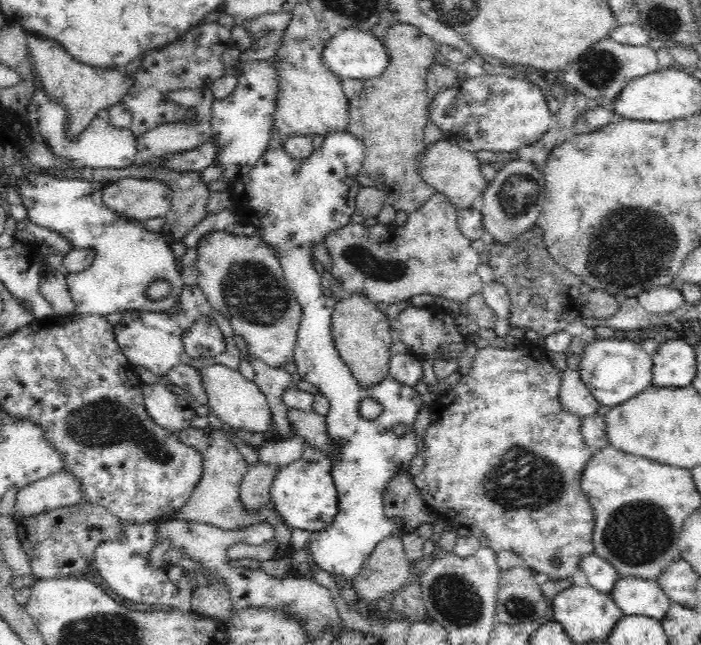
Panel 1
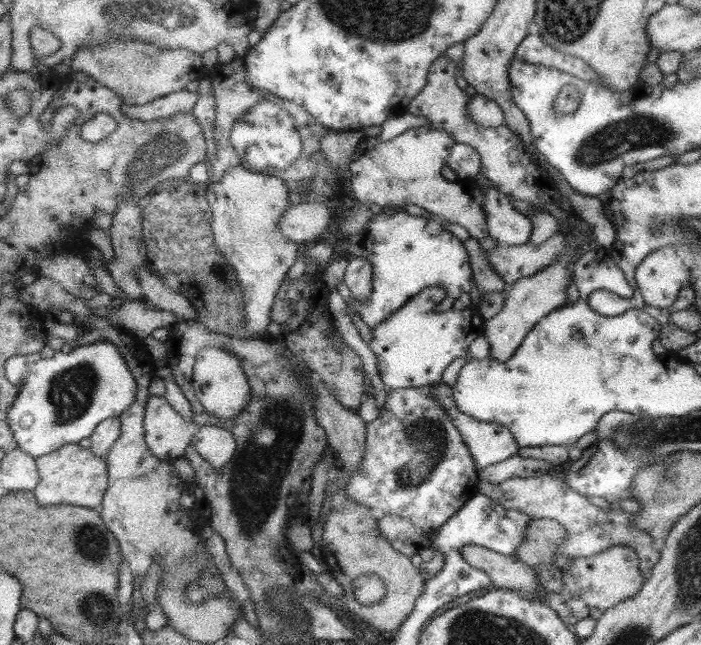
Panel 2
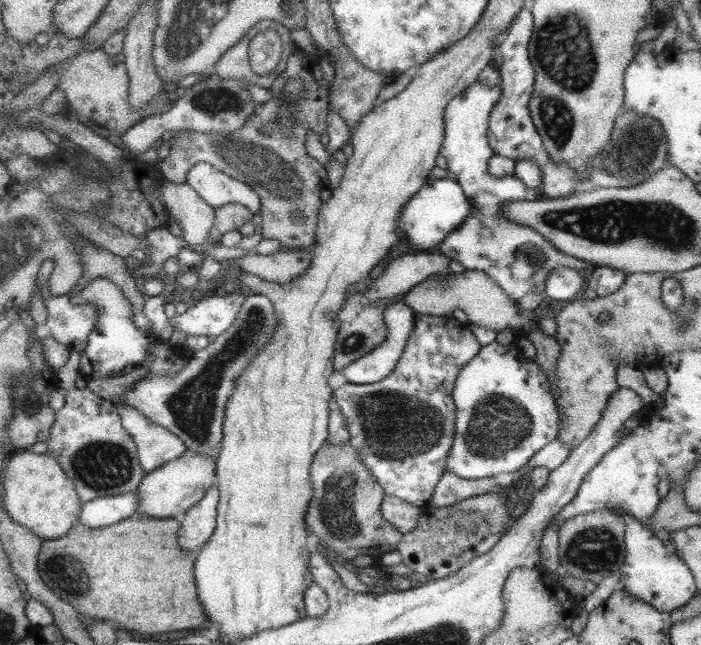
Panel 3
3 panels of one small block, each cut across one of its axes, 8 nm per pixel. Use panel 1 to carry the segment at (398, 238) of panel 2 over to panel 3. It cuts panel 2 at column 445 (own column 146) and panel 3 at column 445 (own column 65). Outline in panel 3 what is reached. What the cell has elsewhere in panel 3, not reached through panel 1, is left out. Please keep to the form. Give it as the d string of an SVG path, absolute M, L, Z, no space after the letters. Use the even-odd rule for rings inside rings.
M430 176L420 190L404 204L404 210L398 218L398 230L404 231L409 242L418 250L434 250L448 233L458 228L474 212L474 203L464 194L458 181L453 180L453 177L443 180Z

